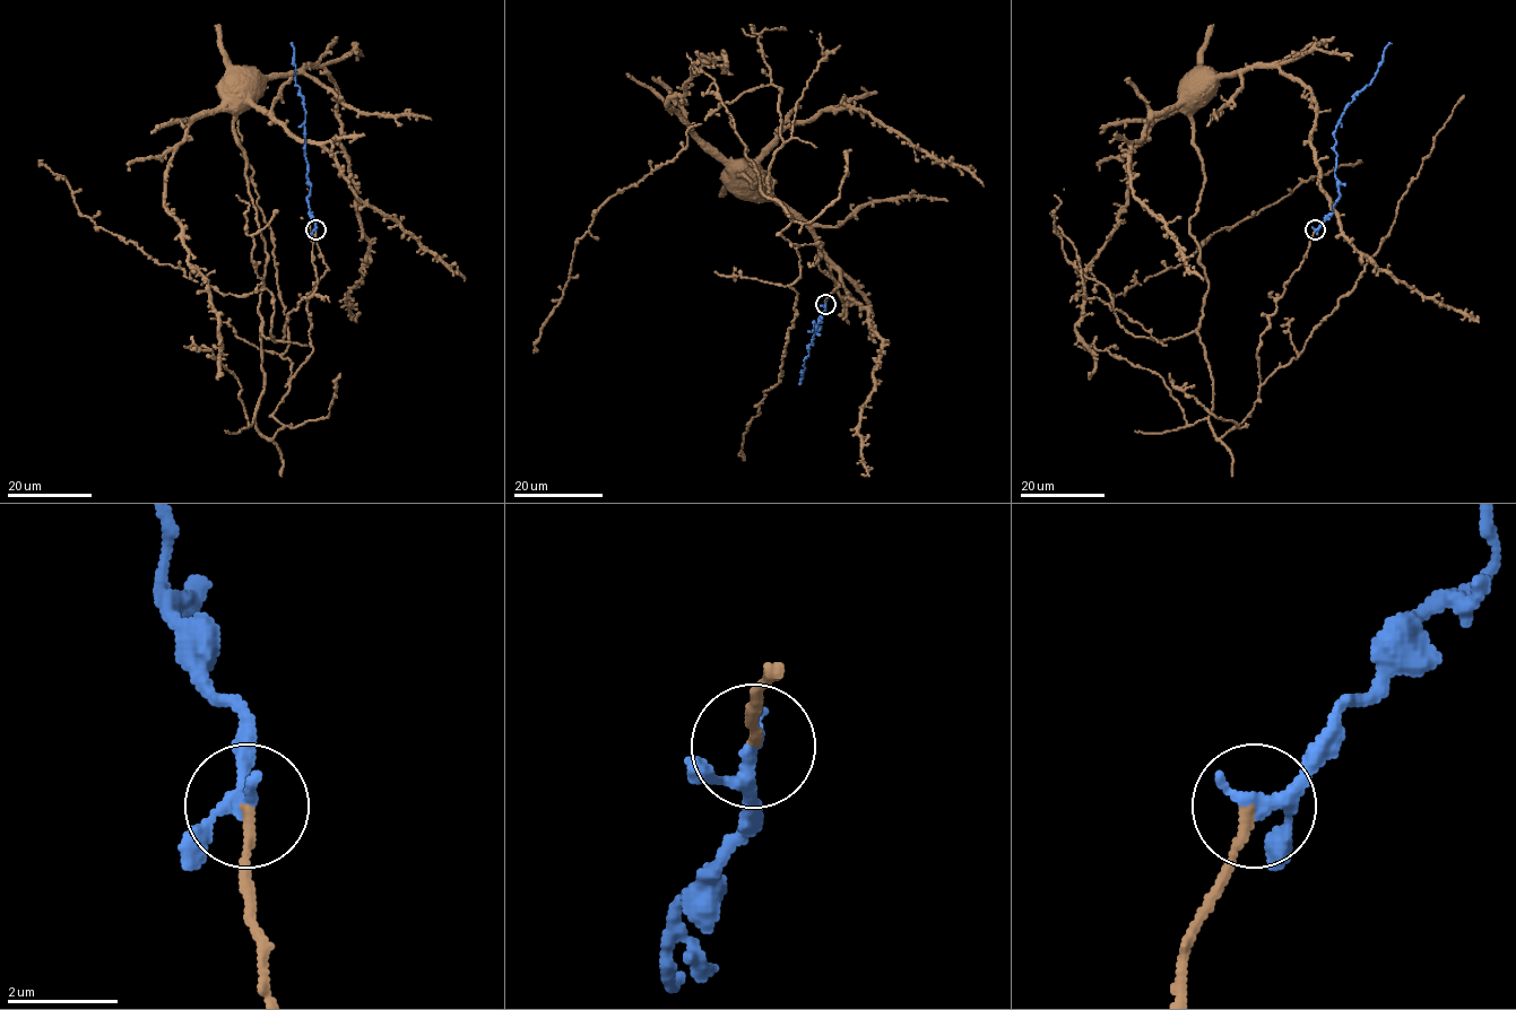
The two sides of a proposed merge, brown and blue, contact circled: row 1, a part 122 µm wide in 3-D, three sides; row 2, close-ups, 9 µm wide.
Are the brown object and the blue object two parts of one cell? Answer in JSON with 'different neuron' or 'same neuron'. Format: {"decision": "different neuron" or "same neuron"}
{"decision": "same neuron"}

